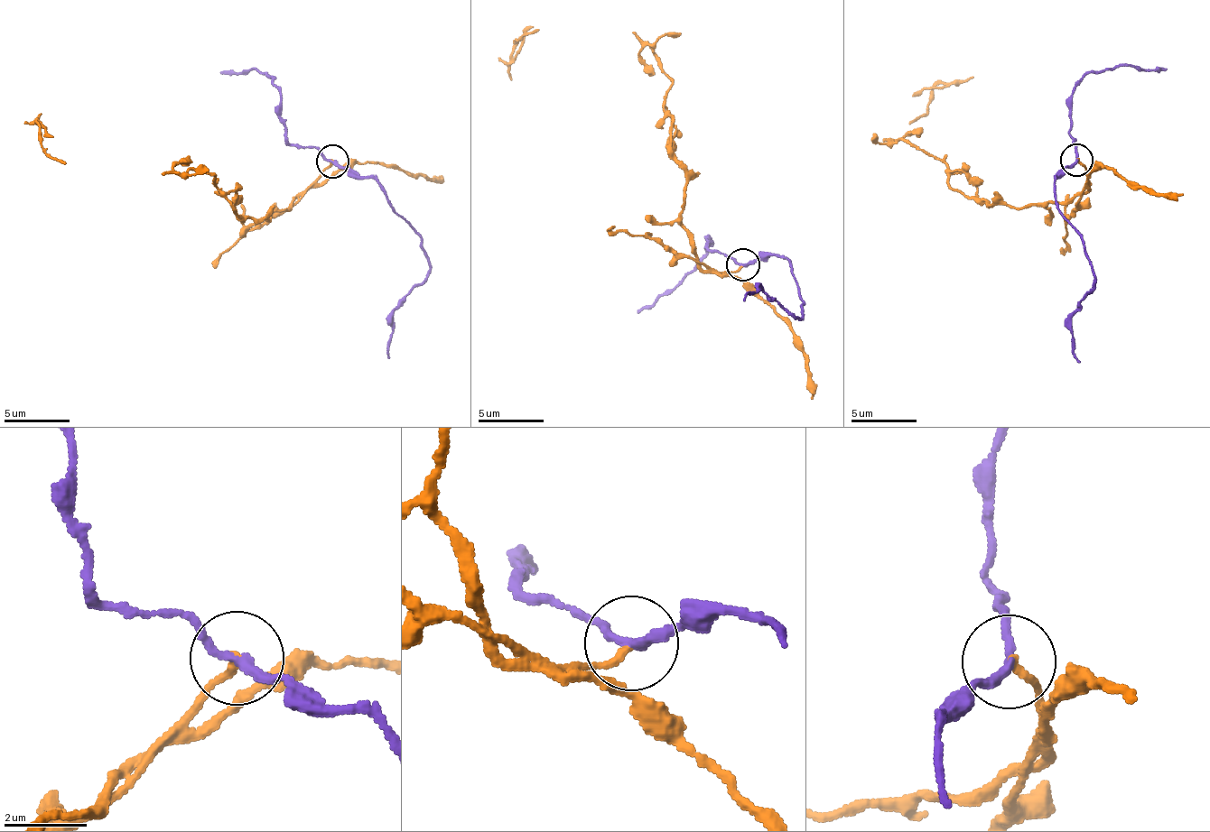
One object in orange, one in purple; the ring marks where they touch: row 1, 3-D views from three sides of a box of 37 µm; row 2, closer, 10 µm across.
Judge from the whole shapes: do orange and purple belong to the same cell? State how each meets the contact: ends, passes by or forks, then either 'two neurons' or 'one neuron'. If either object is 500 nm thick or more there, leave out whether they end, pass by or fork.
orange ends there; purple passes by; two neurons

